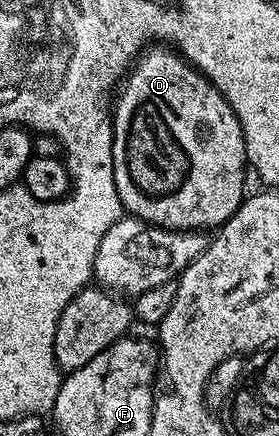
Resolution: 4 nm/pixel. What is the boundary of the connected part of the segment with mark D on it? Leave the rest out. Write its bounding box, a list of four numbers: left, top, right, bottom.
[111,45,247,231]

